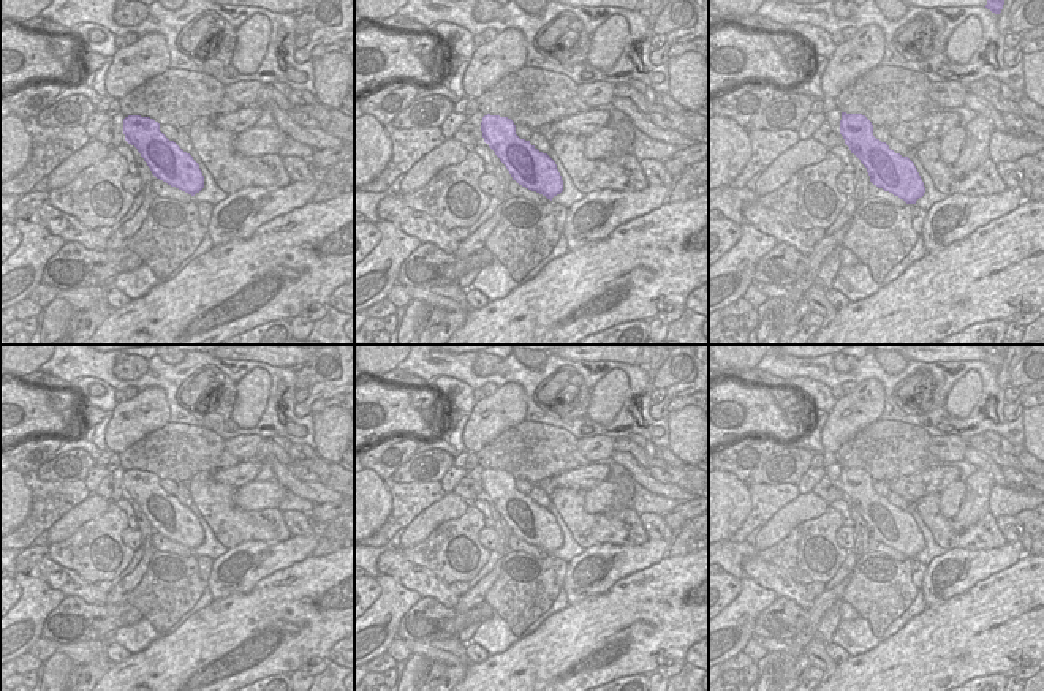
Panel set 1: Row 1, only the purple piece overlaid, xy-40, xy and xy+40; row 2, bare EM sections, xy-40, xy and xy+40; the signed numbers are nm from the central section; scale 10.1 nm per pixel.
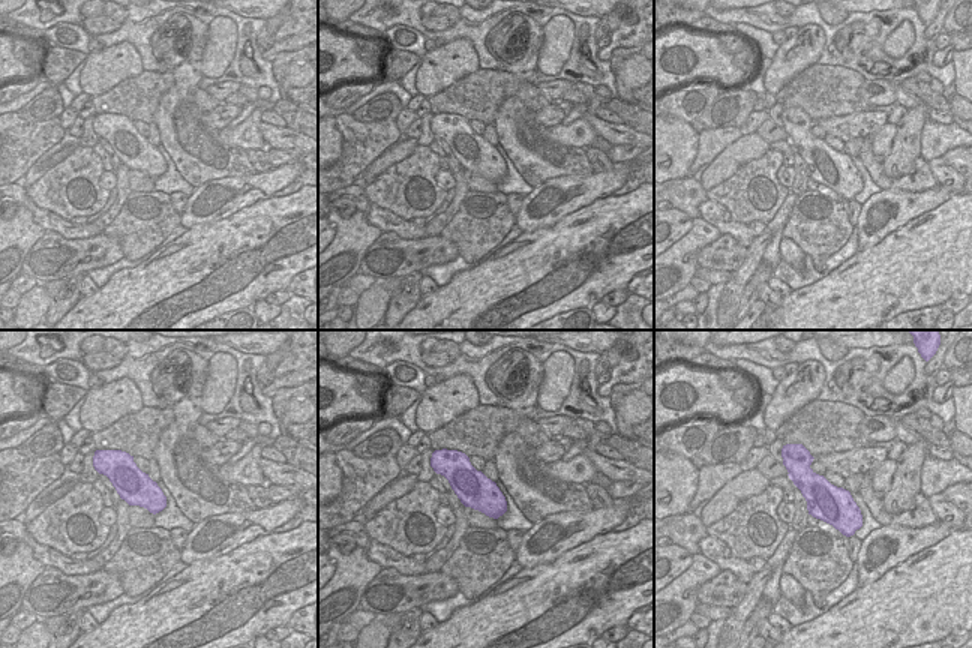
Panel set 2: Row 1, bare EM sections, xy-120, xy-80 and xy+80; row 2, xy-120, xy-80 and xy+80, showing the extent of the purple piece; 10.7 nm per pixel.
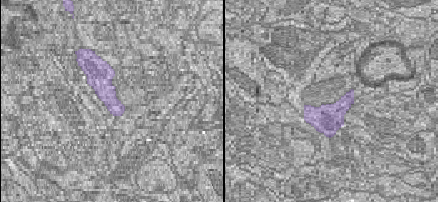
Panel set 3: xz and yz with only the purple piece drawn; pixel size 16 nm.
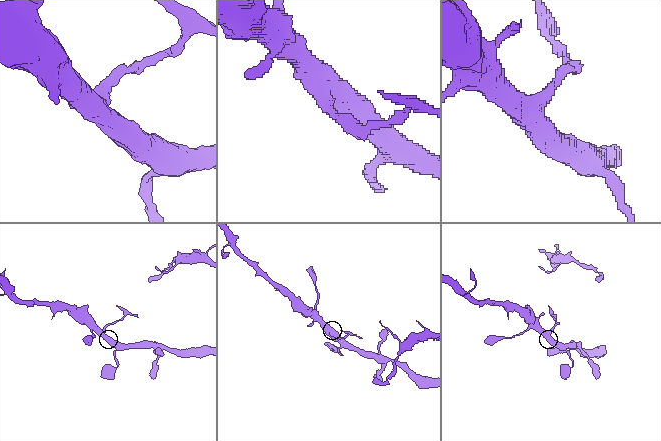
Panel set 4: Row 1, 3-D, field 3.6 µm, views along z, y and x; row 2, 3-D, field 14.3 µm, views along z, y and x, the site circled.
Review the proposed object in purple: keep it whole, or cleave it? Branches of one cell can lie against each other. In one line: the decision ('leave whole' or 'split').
split

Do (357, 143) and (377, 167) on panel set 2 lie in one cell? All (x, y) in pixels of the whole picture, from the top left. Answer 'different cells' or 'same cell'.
different cells

